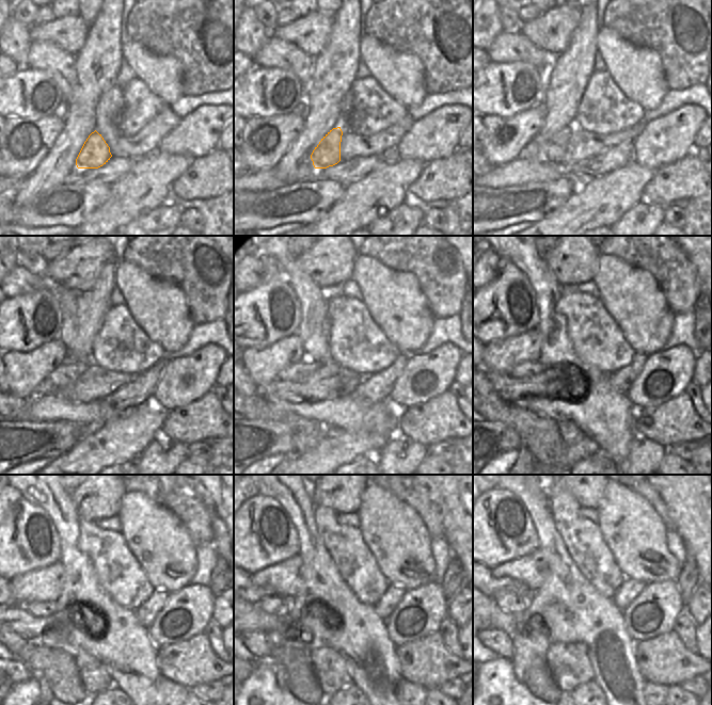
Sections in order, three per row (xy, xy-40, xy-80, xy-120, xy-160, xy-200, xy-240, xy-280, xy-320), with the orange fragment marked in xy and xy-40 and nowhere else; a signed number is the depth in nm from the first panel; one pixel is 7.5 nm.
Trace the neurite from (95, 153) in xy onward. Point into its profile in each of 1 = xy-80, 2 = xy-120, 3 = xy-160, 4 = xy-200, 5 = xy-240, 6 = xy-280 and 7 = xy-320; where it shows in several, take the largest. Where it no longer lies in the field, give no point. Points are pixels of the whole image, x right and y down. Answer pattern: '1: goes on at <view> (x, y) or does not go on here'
1: goes on at xy-80 (557, 147)
2: goes on at xy-120 (67, 372)
3: goes on at xy-160 (300, 371)
4: goes on at xy-200 (524, 369)
5: goes on at xy-240 (35, 608)
6: goes on at xy-280 (274, 605)
7: goes on at xy-320 (508, 602)

